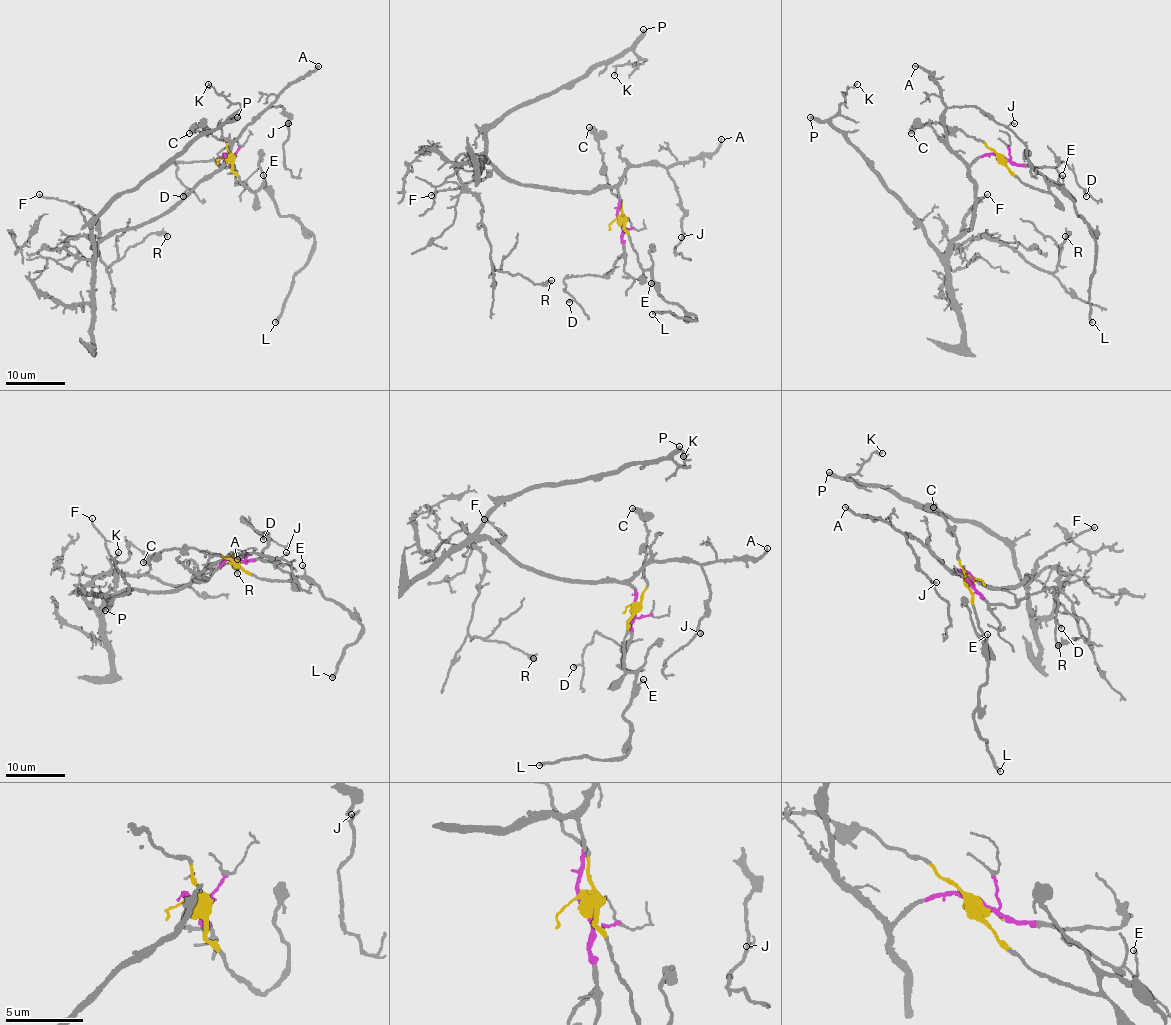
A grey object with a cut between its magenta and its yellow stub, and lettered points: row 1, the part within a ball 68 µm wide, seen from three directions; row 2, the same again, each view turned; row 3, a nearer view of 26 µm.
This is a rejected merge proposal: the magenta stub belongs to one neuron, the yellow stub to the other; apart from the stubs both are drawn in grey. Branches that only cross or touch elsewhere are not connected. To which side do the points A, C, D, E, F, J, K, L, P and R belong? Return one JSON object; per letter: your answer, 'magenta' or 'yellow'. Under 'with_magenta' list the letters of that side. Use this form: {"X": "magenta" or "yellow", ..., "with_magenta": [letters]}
{"A": "magenta", "C": "yellow", "D": "magenta", "E": "yellow", "F": "magenta", "J": "magenta", "K": "magenta", "L": "yellow", "P": "magenta", "R": "magenta", "with_magenta": ["A", "D", "F", "J", "K", "P", "R"]}

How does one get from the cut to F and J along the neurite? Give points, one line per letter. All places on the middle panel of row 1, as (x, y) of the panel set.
F: (620, 222), (618, 191), (615, 188), (559, 191), (510, 182), (493, 170), (479, 180), (436, 191), (431, 195)
J: (620, 222), (620, 178), (629, 167), (661, 164), (683, 212), (681, 237)

